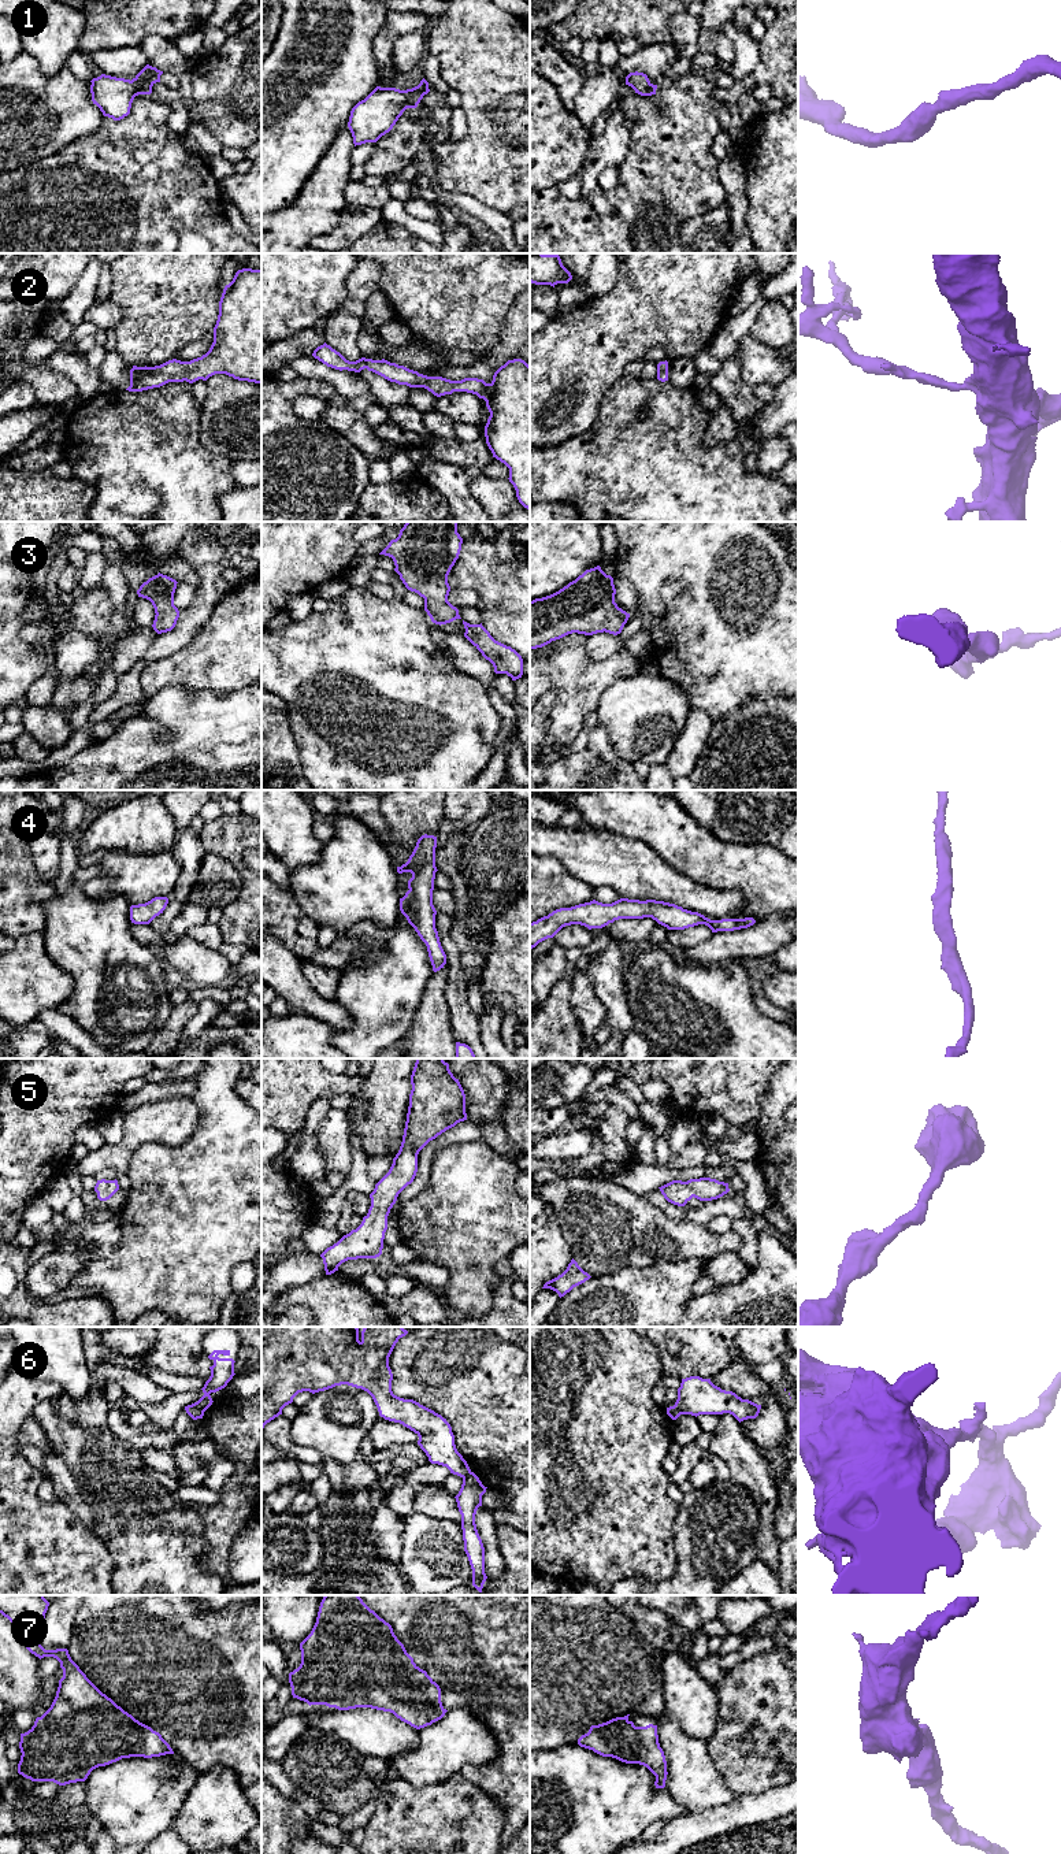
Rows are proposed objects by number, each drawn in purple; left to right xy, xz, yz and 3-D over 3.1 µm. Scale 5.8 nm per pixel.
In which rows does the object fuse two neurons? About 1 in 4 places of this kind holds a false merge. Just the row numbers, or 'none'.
6

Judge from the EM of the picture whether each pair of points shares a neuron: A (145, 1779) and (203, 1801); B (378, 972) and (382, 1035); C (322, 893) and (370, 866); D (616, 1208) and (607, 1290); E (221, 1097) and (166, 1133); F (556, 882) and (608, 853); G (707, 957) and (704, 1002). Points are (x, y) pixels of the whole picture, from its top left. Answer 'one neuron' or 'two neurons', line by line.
A: two neurons
B: one neuron
C: one neuron
D: two neurons
E: two neurons
F: two neurons
G: two neurons

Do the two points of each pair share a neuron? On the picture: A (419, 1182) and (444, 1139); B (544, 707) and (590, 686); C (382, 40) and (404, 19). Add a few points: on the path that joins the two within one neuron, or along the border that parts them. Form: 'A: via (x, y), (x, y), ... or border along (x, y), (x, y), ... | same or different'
A: via (423, 1171), (425, 1156), (433, 1148) | same
B: border along (548, 692), (553, 694), (548, 718), (551, 735) | different
C: via (388, 34), (399, 23) | same

